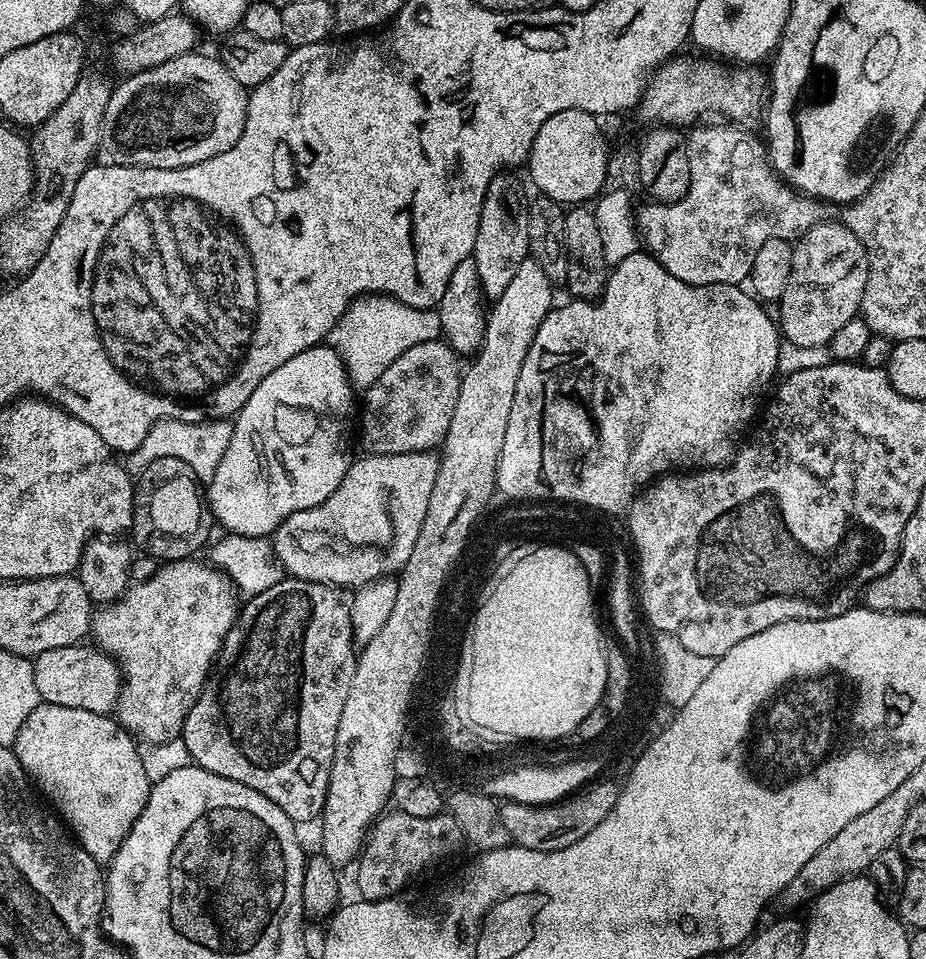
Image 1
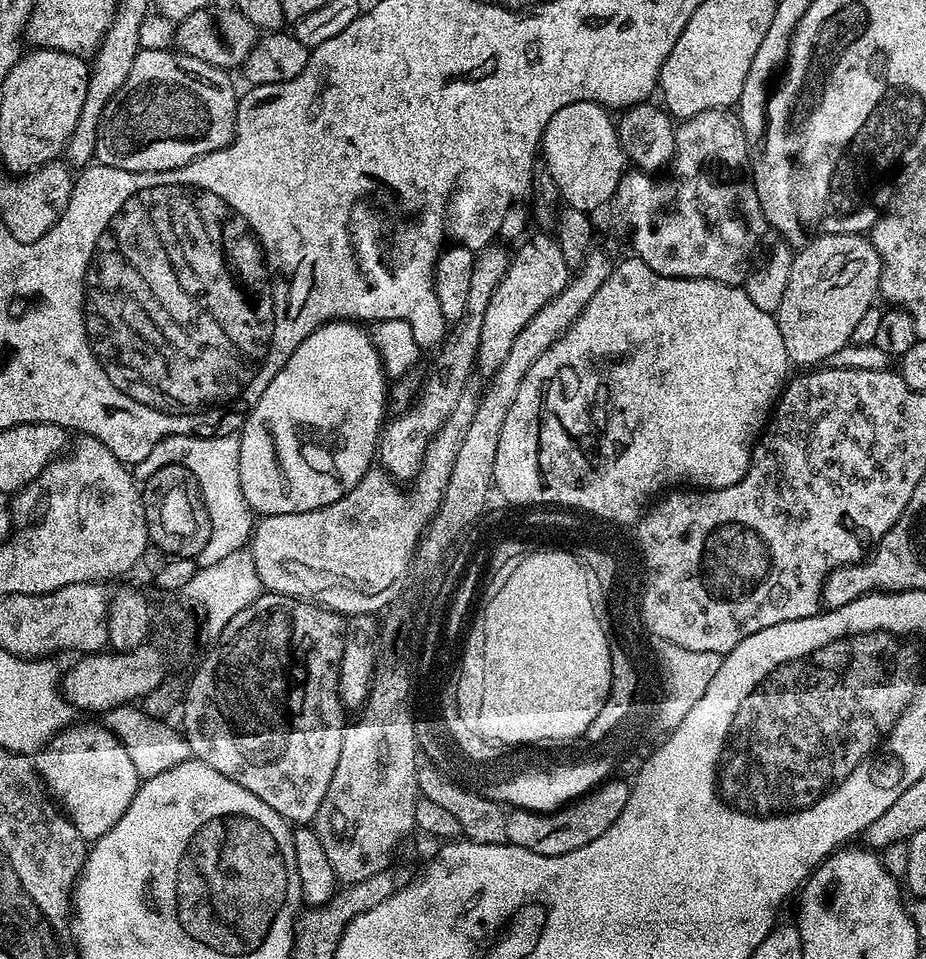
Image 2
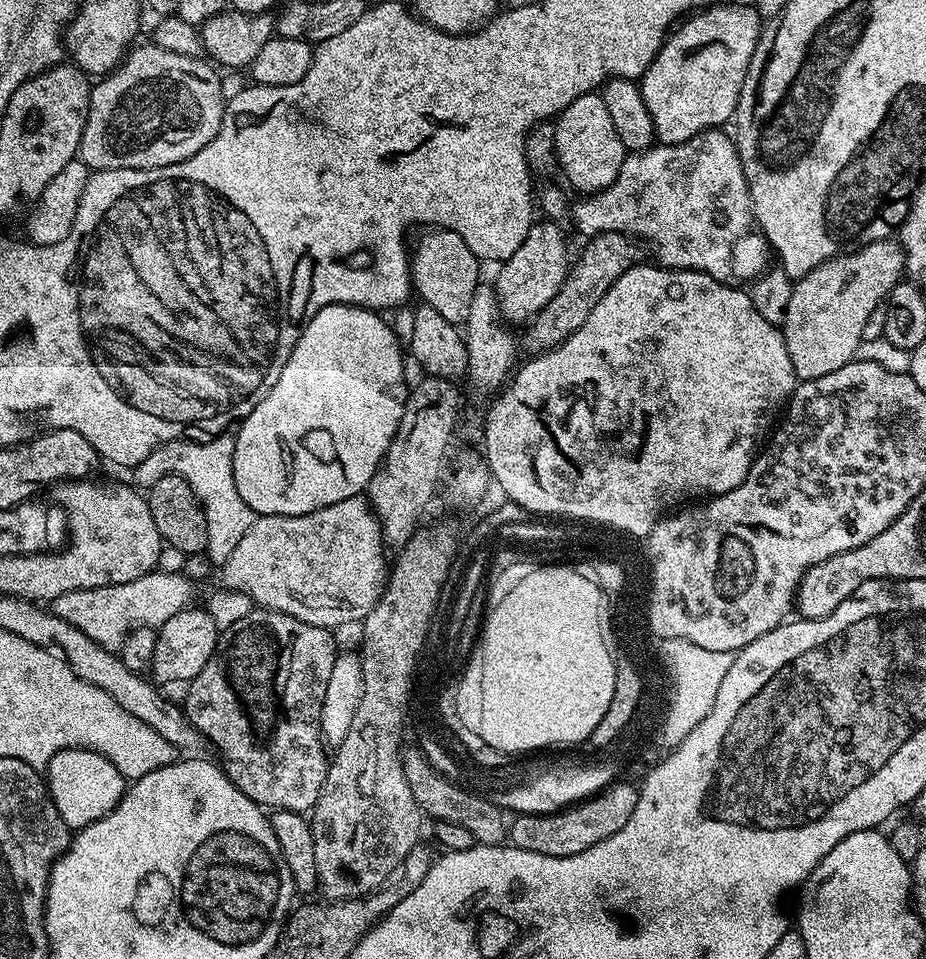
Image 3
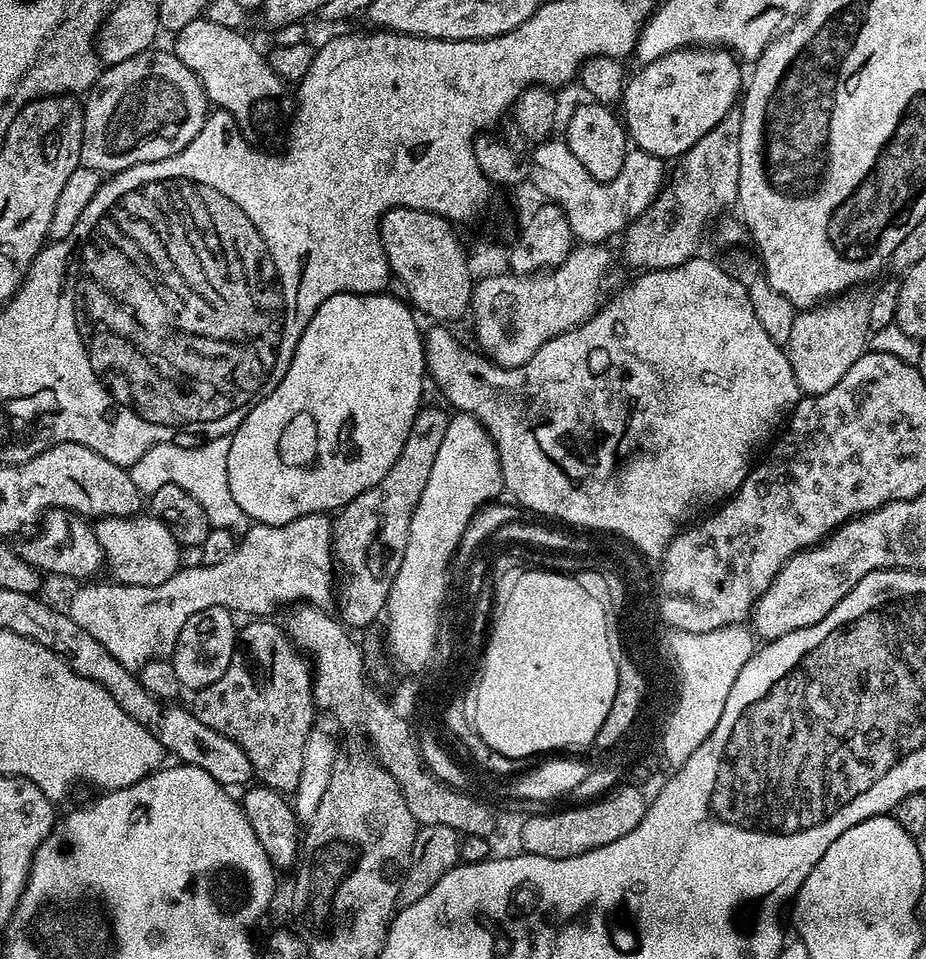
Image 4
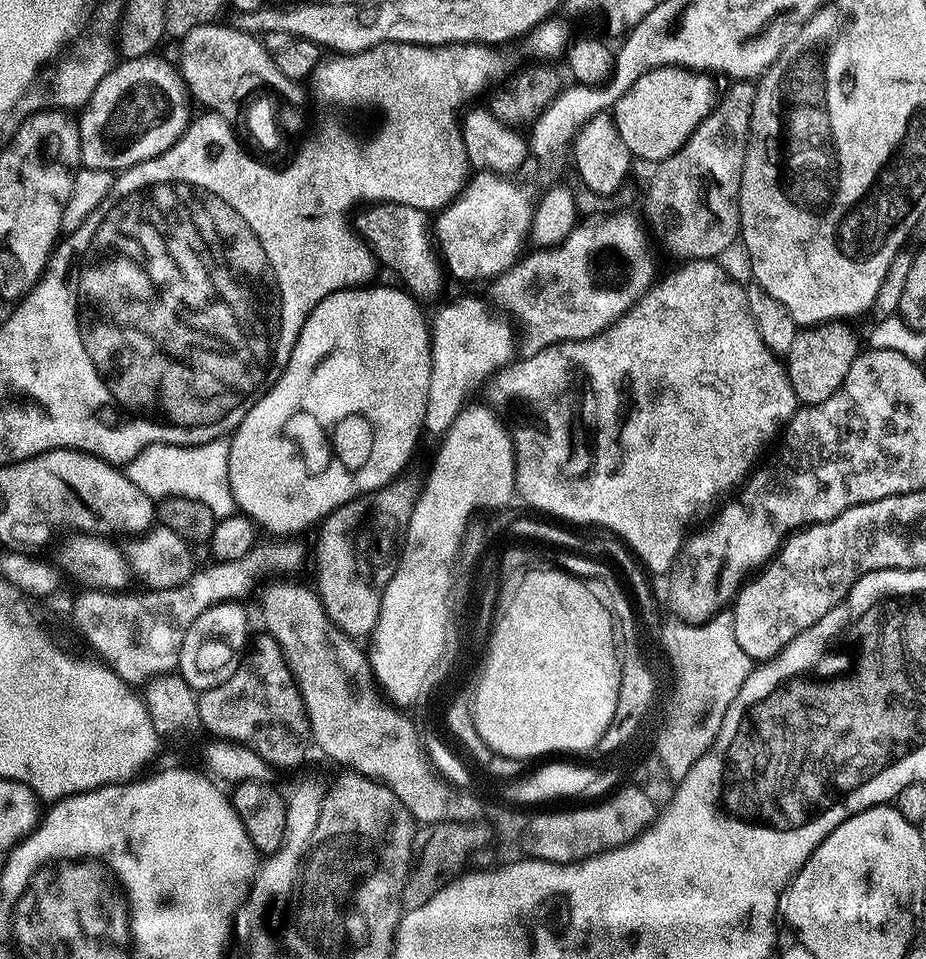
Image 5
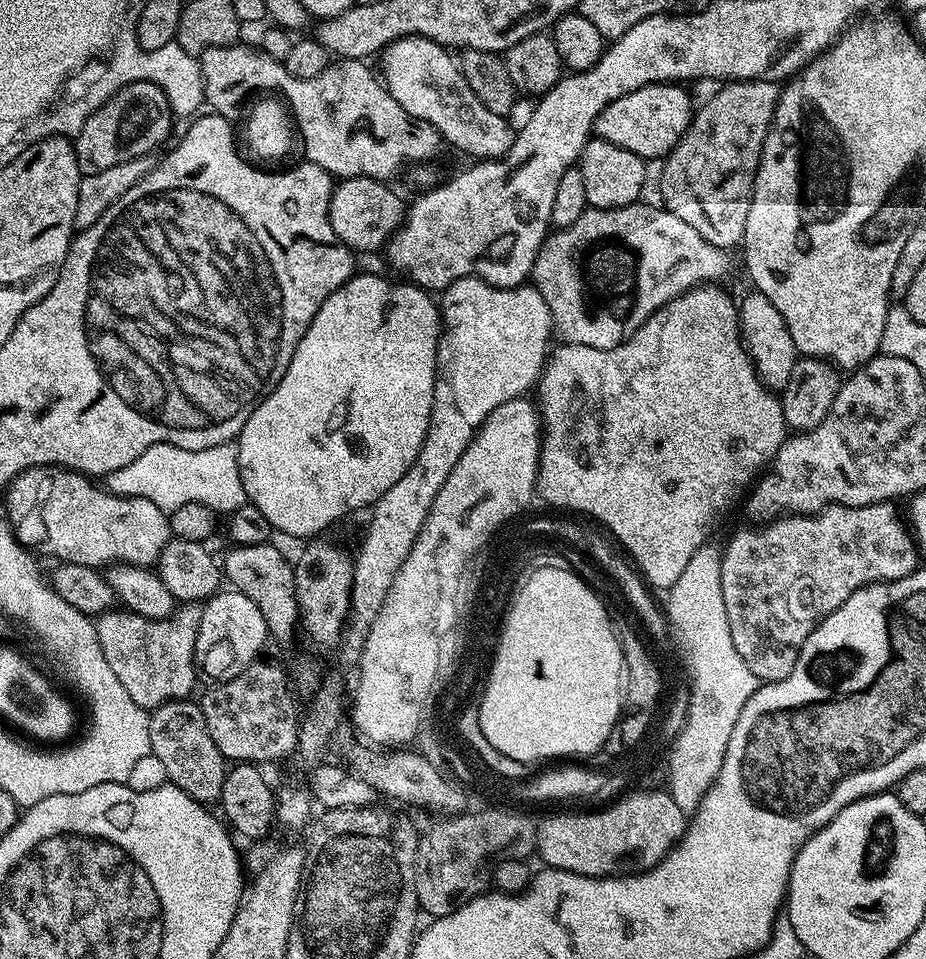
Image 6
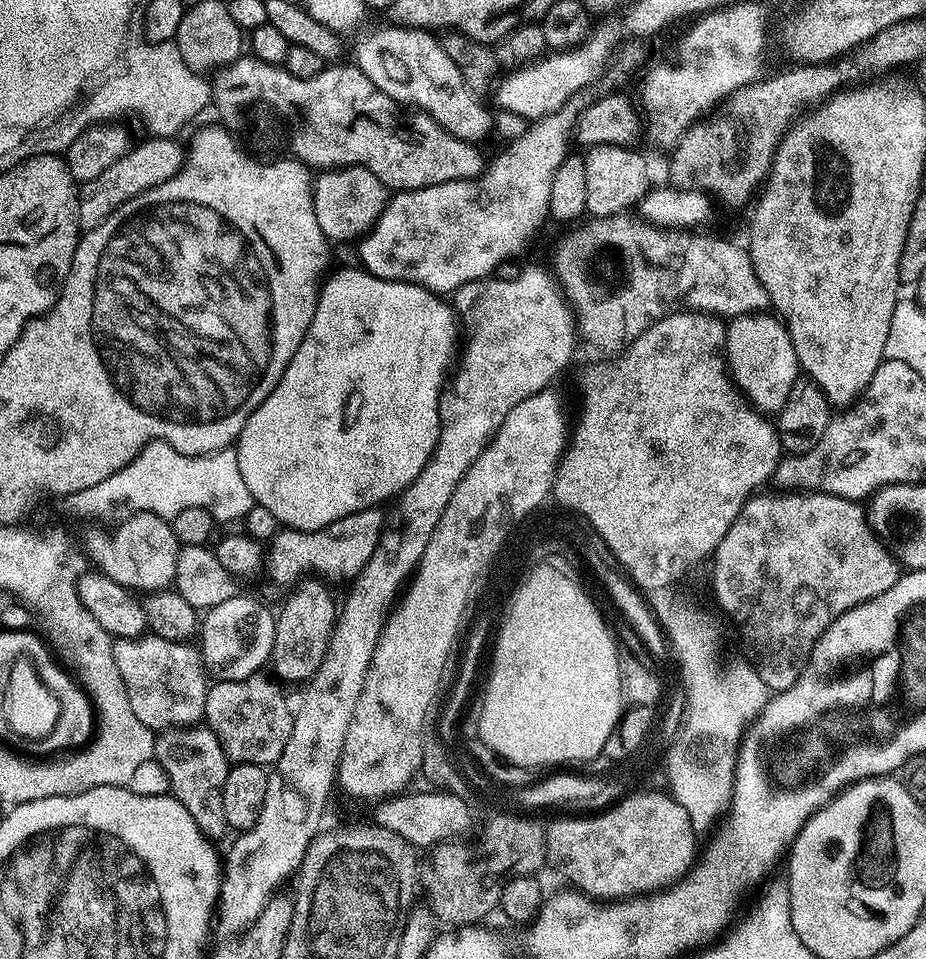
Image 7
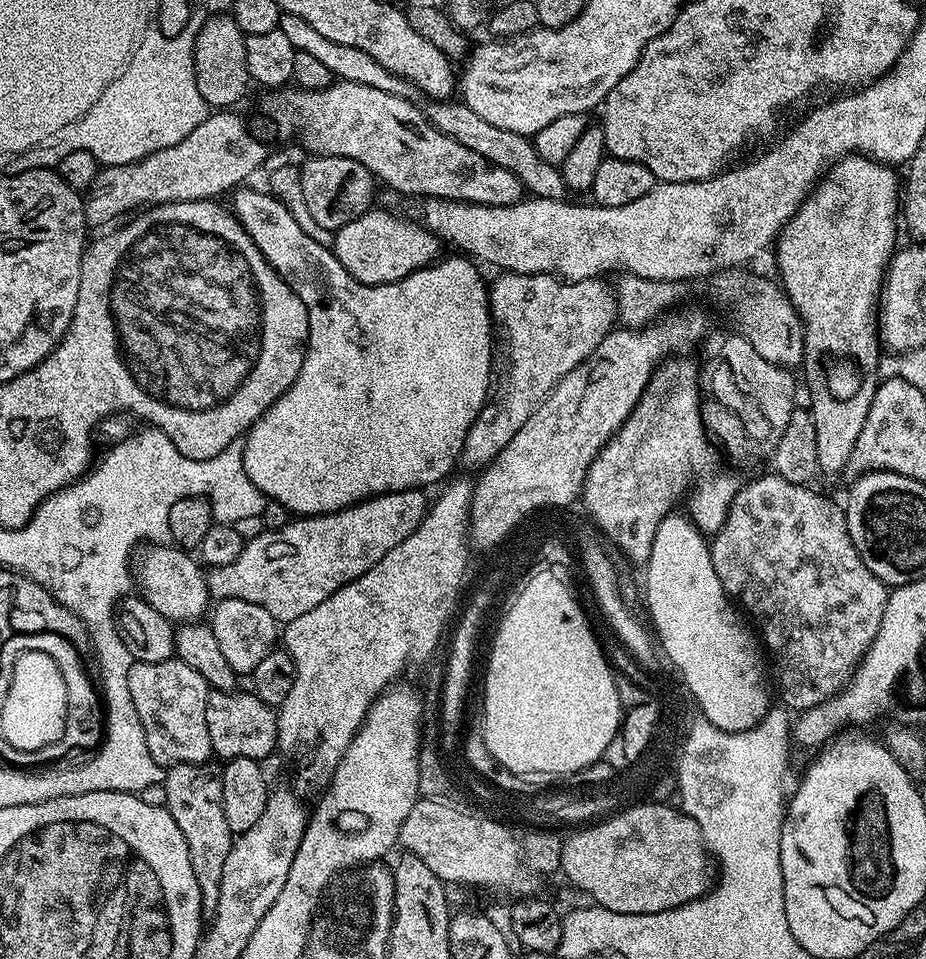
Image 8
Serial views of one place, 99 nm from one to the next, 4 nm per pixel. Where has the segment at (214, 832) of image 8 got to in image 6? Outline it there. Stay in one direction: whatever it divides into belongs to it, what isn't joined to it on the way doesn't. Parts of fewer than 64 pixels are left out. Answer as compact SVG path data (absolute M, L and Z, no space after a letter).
M188 698L169 700L168 703L151 709L148 725L151 755L154 760L156 756L157 762L164 767L164 772L168 775L165 777L170 783L205 806L215 805L220 798L220 787L224 784L226 761L206 726L206 718L199 703Z

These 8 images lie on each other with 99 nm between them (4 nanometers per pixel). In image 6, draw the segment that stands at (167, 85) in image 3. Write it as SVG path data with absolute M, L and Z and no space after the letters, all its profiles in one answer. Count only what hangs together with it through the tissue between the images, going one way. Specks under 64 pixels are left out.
M150 81L134 82L119 88L85 120L74 137L74 147L81 173L101 172L118 162L155 153L155 148L168 136L174 113L164 92Z

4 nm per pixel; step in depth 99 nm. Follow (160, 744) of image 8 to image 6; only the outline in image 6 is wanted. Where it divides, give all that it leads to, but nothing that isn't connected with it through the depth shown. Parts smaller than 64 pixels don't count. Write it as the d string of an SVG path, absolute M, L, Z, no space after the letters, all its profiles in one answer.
M184 602L163 620L151 620L127 610L109 610L95 617L94 623L98 642L102 646L102 654L106 654L106 662L110 662L110 670L118 674L118 682L126 689L126 694L138 702L146 710L151 710L168 703L169 700L183 700L191 697L192 687L198 677L196 658L196 631L200 625L201 605L196 602Z

